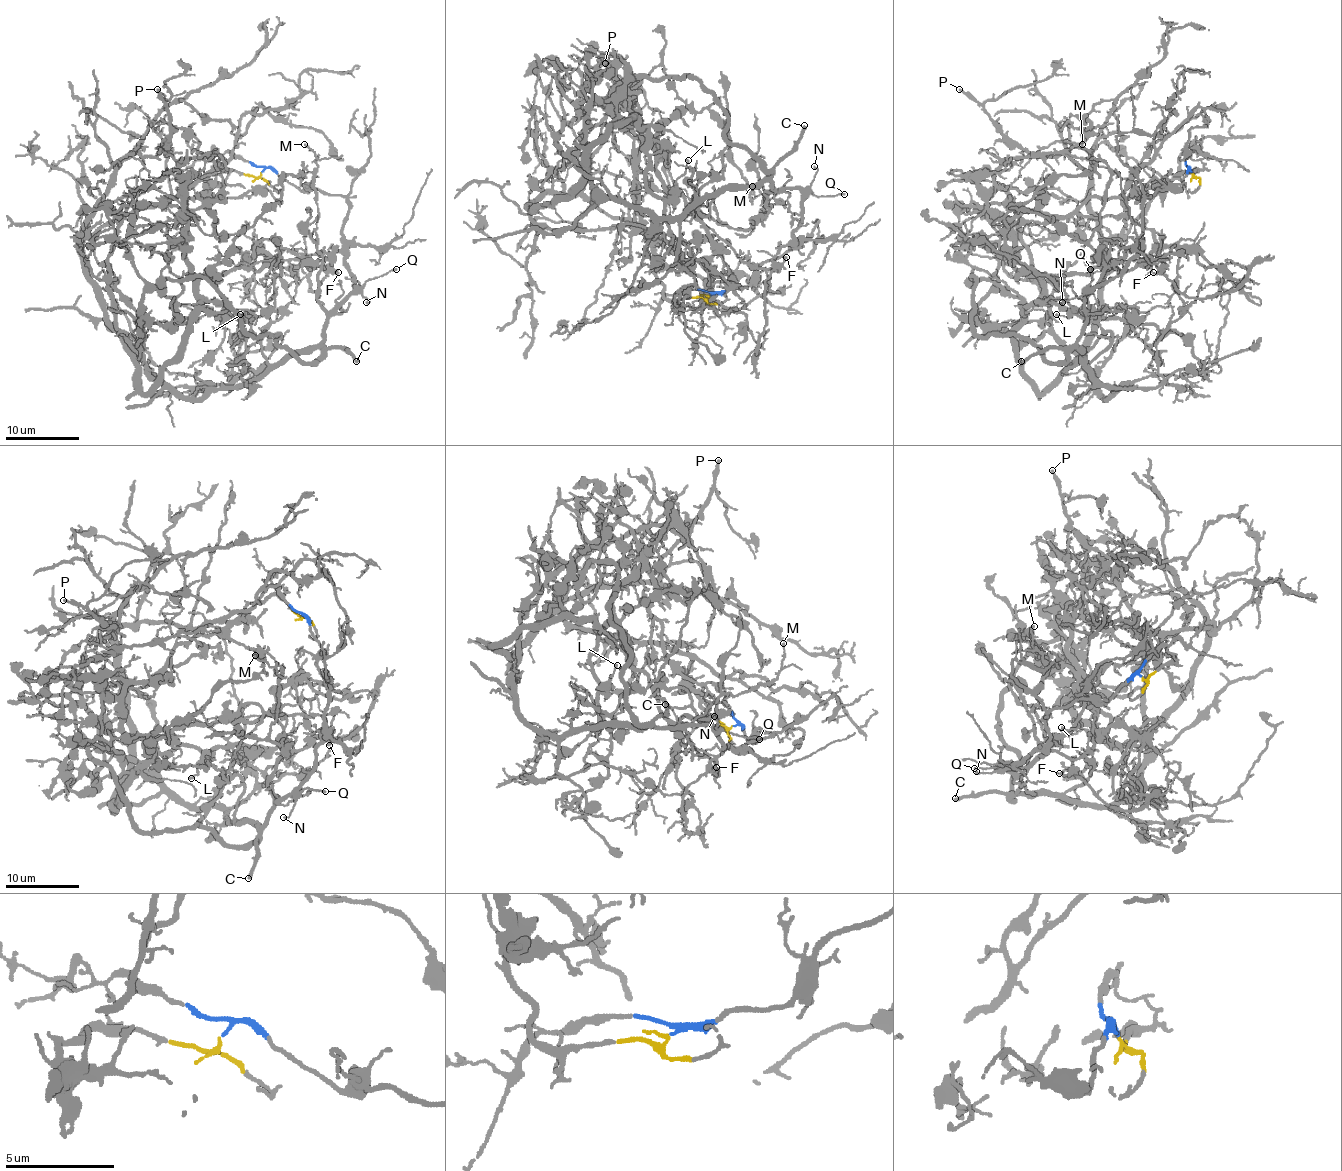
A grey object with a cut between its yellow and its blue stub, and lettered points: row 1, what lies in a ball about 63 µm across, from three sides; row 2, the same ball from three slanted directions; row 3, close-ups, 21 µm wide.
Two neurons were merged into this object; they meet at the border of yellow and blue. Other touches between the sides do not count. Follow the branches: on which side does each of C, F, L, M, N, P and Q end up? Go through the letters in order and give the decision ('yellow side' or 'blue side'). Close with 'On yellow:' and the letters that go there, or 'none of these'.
C: blue side
F: blue side
L: yellow side
M: blue side
N: blue side
P: yellow side
Q: blue side
On yellow: L, P

